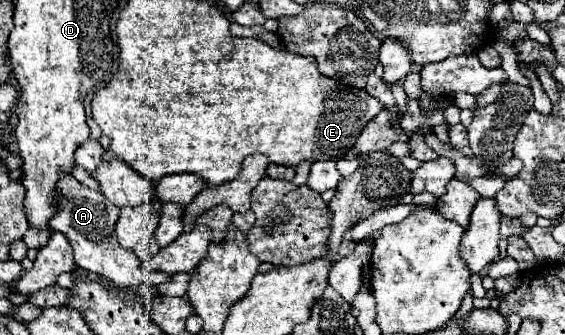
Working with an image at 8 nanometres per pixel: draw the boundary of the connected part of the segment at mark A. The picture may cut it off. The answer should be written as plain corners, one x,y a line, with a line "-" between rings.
69,174
63,176
57,186
59,186
63,198
59,200
59,214
51,218
49,226
55,232
61,232
69,238
73,252
75,252
75,264
79,268
95,272
95,274
111,280
119,288
141,286
145,282
149,282
153,286
161,286
173,278
173,274
143,270
141,260
131,250
125,250
117,244
115,224
117,224
119,208
113,202
109,202
101,192
95,192
95,190
79,184

